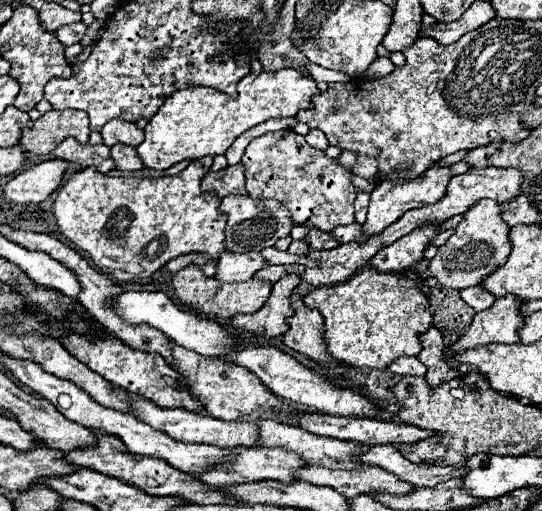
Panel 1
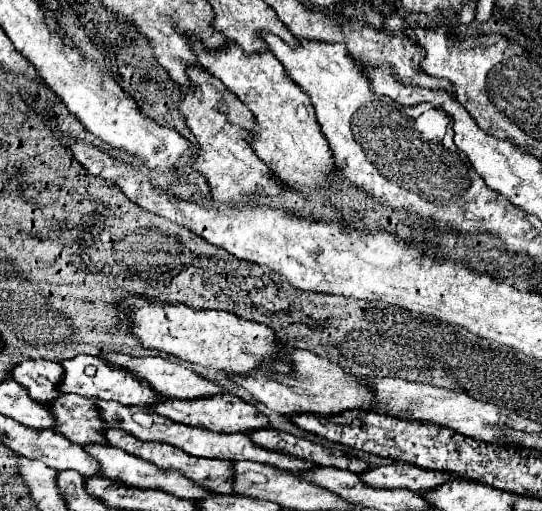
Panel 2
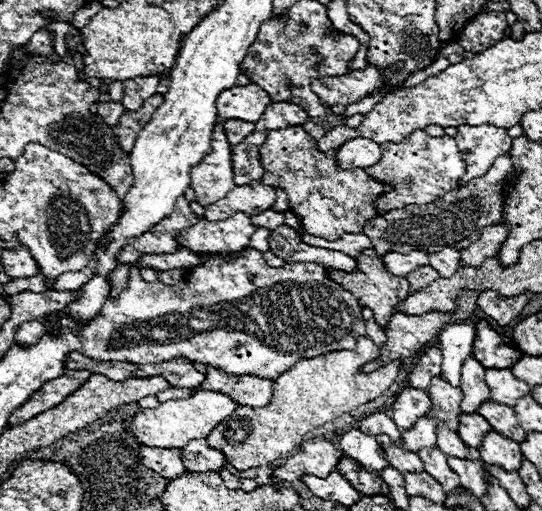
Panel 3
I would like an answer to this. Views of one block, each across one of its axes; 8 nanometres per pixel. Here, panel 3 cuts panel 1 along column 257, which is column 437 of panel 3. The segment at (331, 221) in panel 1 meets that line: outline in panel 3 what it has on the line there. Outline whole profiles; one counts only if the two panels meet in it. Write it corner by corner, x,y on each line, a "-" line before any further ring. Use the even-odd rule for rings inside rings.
418,130
414,136
410,136
410,140
402,140
402,144
382,144
382,160
376,166
366,168
366,172
376,180
394,186
390,194
376,200
376,208
380,214
384,214
408,204
426,204
442,198
446,192
458,188
458,180
464,176
466,164
462,162
454,138
432,138
424,130

